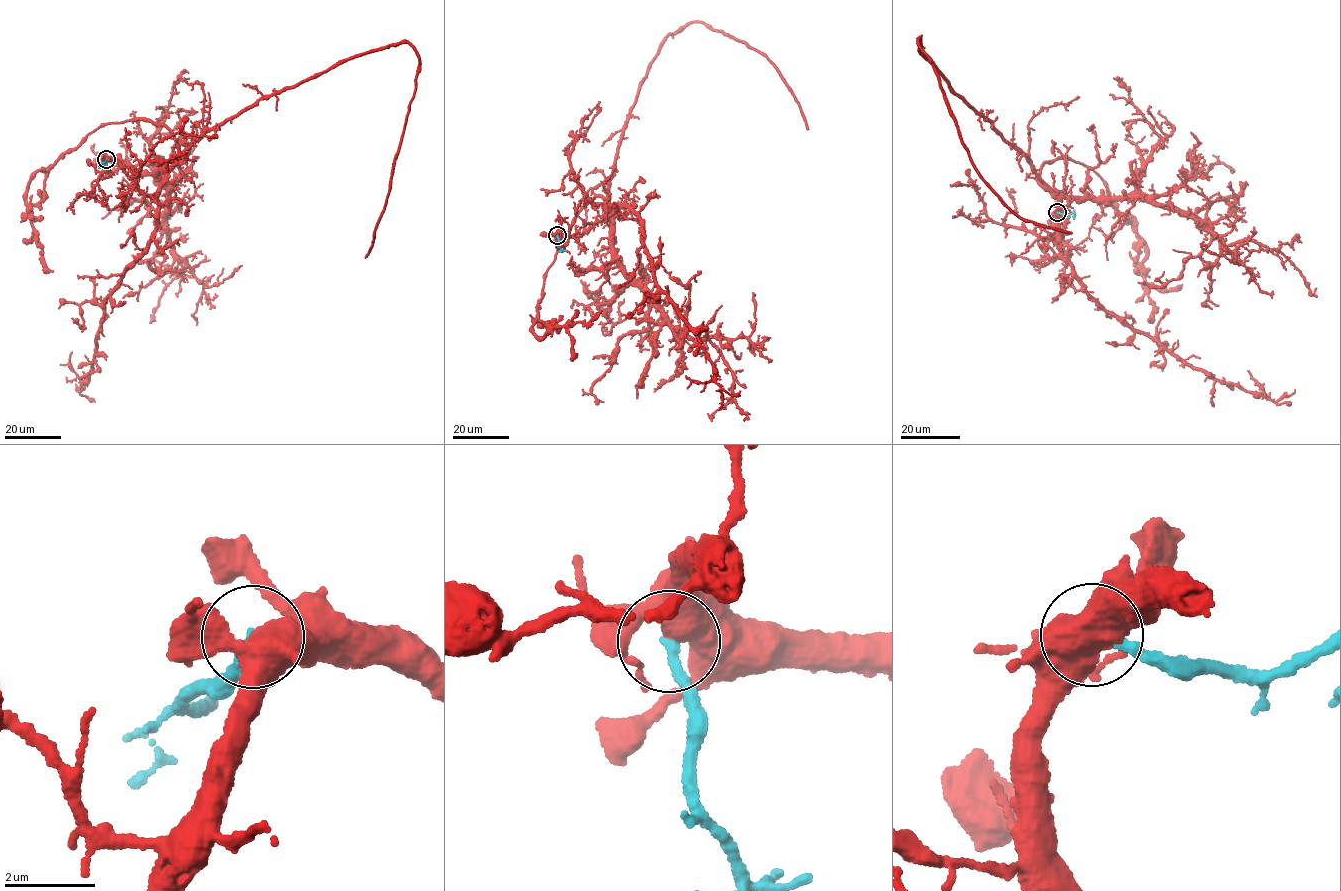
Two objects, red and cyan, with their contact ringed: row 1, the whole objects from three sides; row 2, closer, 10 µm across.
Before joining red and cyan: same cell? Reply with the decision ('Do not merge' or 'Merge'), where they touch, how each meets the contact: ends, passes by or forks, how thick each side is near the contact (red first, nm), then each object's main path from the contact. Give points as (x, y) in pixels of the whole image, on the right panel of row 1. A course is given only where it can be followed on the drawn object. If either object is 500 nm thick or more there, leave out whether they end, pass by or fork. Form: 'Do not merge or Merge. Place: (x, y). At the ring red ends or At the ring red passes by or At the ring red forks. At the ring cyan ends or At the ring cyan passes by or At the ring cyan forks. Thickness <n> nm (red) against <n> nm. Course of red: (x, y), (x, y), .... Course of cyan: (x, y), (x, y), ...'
Do not merge. Place: (1057, 212). Thickness 500 nm (red) against 240 nm. Course of red: (1057, 212), (1063, 235), (1057, 200), (1025, 155), (951, 92), (919, 38), (978, 174), (1016, 214), (1072, 233). Course of cyan: (1057, 212), (1074, 213), (1073, 219)

